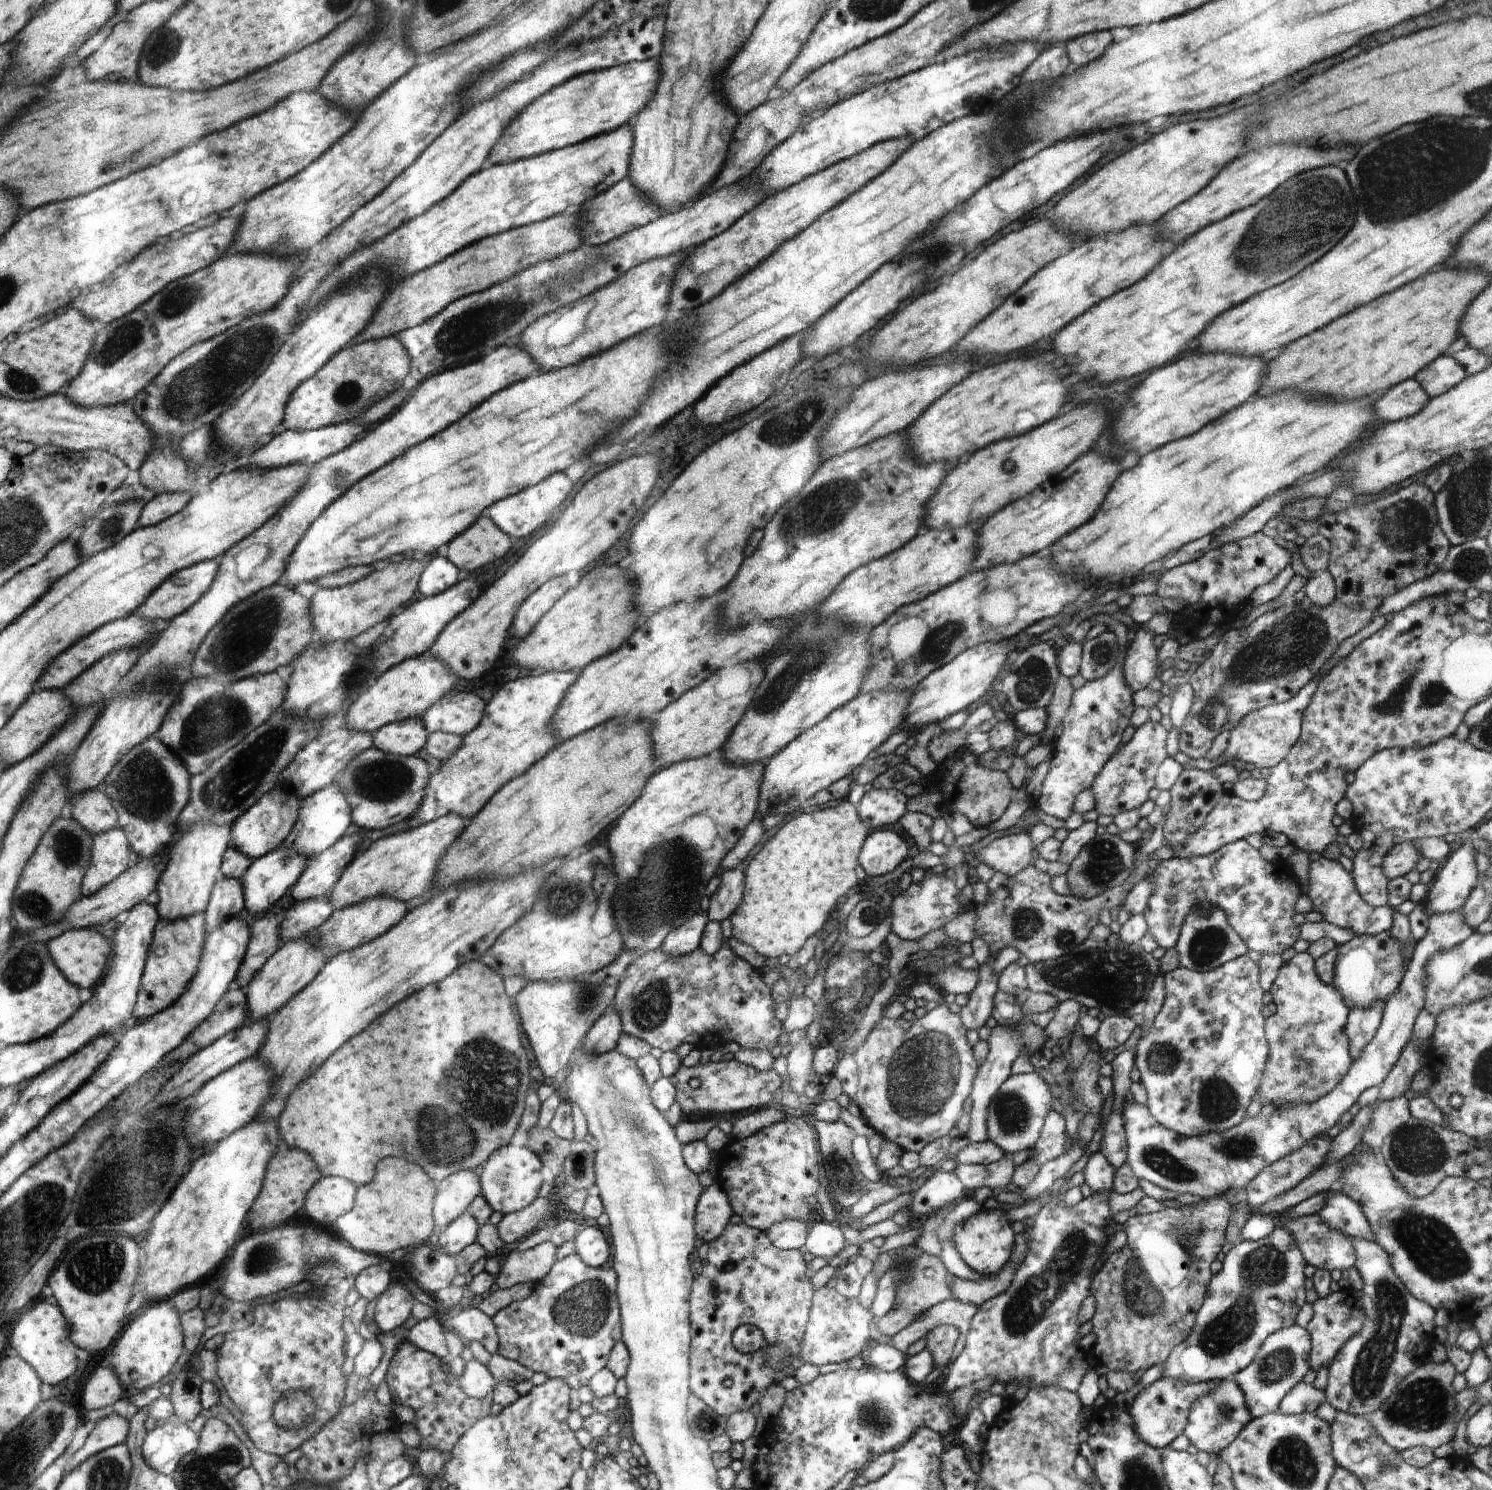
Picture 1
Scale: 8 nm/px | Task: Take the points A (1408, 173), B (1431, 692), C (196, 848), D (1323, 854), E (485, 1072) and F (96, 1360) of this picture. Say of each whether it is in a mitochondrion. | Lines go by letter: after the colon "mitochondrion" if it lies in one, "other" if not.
A: mitochondrion
B: mitochondrion
C: other
D: other
E: mitochondrion
F: other

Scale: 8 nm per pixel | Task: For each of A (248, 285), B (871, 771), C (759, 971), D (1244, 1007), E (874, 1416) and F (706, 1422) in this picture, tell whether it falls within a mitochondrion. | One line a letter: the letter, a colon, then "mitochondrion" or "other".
A: other
B: other
C: other
D: other
E: mitochondrion
F: mitochondrion

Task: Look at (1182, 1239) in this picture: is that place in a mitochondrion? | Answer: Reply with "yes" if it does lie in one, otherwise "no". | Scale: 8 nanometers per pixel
yes

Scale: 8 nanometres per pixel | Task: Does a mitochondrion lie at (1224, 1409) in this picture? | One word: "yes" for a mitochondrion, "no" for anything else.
yes

